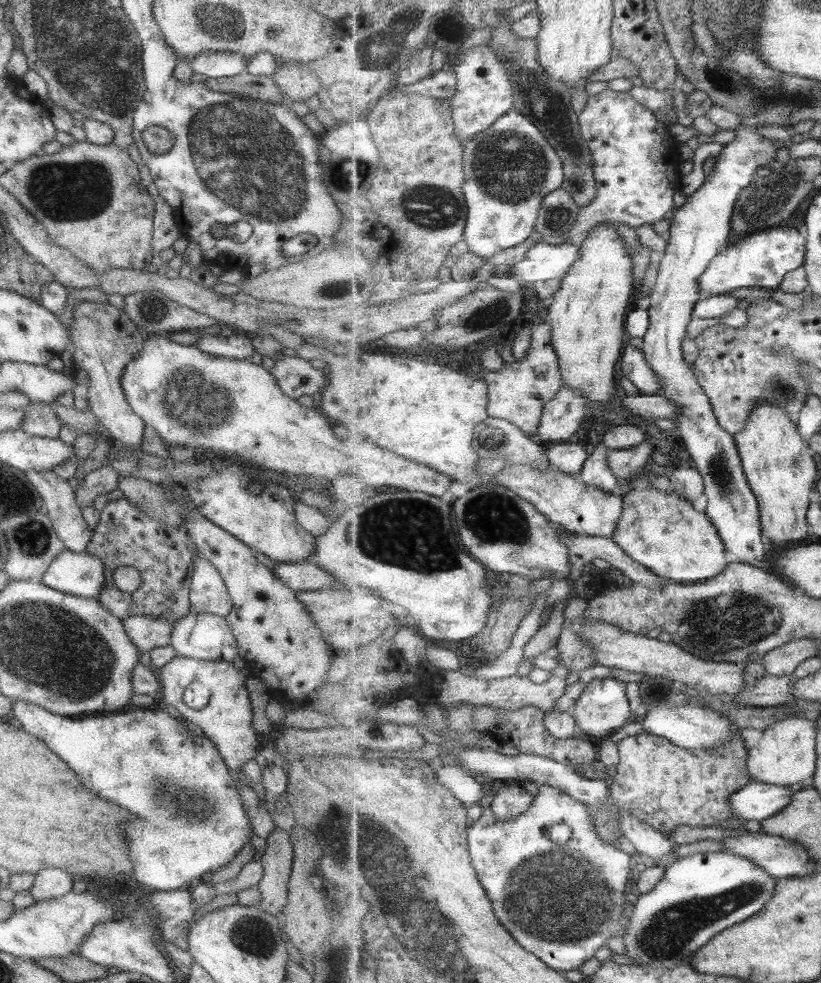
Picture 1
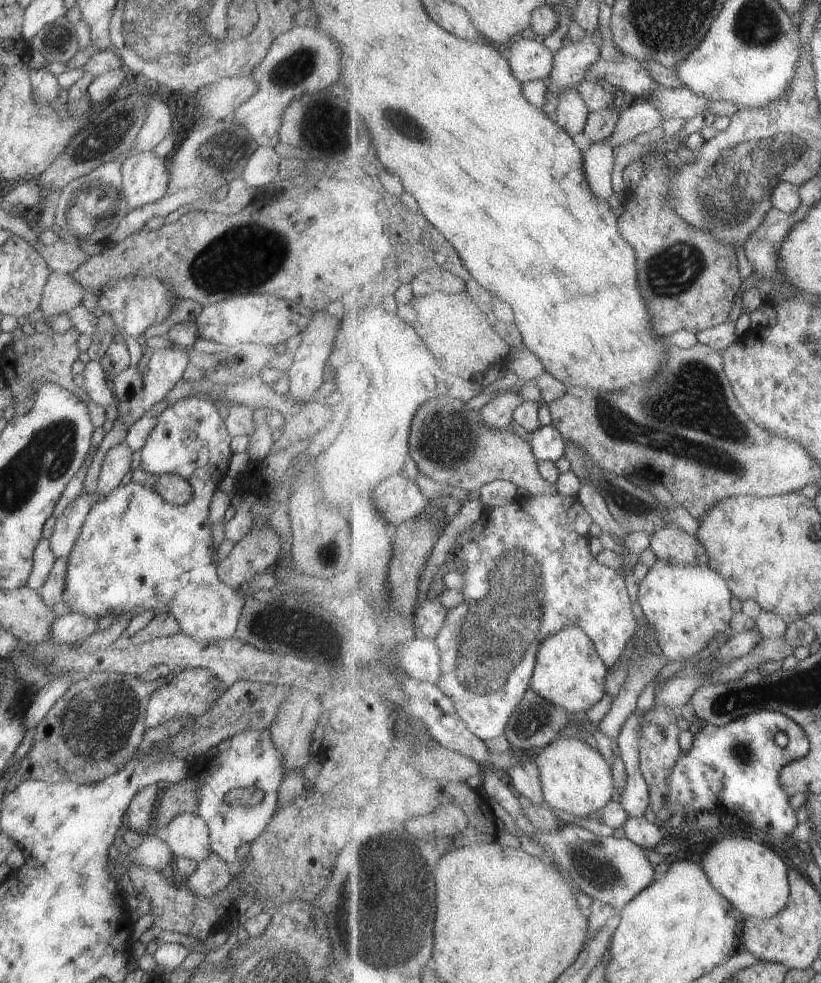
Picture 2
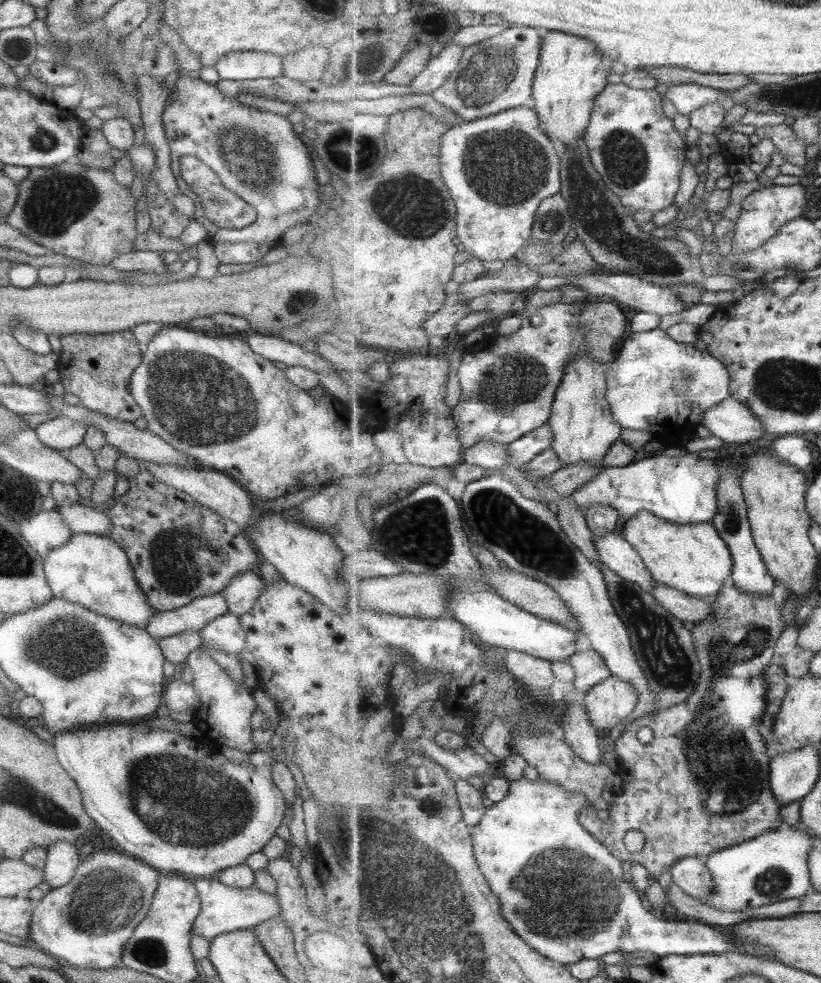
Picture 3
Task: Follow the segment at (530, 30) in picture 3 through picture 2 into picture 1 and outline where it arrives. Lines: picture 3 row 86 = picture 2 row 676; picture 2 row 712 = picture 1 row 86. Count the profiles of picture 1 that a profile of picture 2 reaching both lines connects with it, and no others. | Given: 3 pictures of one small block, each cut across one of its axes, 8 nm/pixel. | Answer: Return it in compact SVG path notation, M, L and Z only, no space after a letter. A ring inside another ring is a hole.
M487 45L467 50L465 58L453 69L458 76L458 91L451 98L456 133L464 141L491 128L502 116L514 108L515 92L508 73L508 64Z

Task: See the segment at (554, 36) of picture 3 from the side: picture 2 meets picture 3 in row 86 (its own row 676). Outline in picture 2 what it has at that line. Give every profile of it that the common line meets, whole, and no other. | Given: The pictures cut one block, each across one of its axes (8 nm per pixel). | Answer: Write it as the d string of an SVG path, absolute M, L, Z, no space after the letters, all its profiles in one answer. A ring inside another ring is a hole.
M568 626L547 637L540 646L531 689L571 714L584 713L606 694L608 666L593 639L580 627Z

